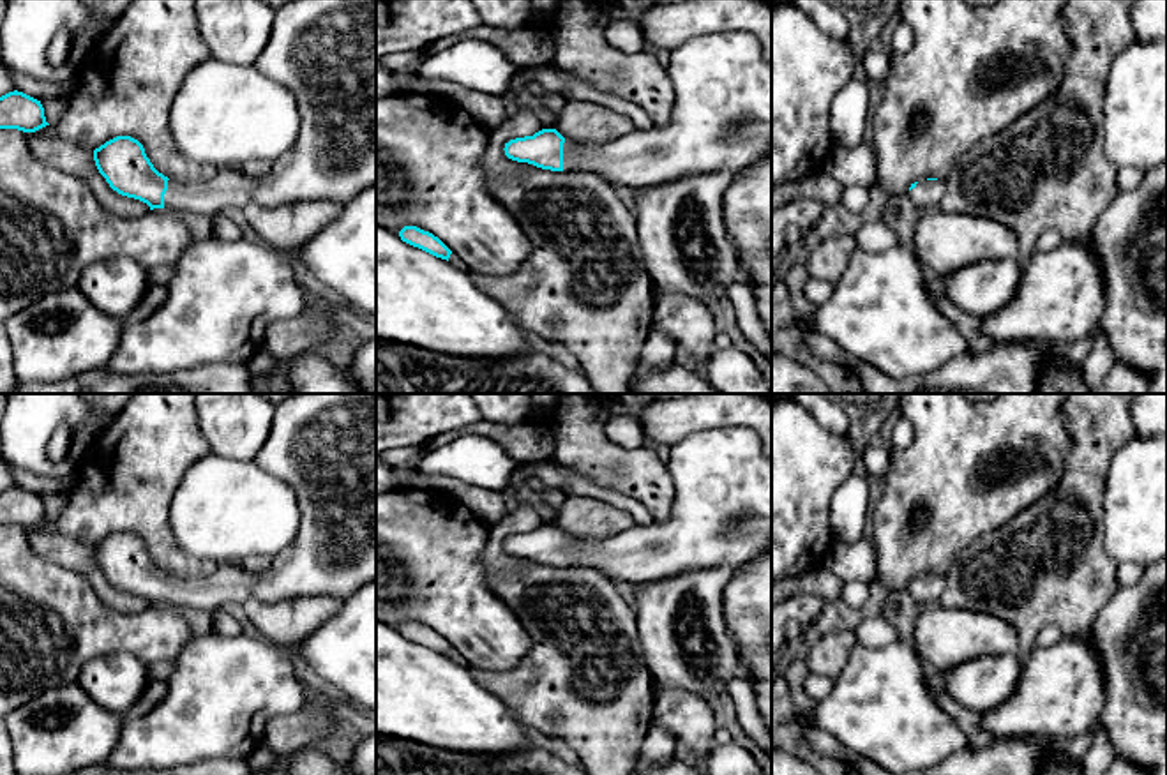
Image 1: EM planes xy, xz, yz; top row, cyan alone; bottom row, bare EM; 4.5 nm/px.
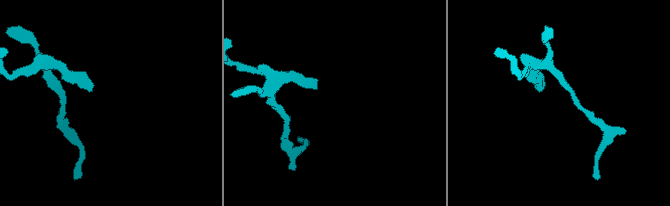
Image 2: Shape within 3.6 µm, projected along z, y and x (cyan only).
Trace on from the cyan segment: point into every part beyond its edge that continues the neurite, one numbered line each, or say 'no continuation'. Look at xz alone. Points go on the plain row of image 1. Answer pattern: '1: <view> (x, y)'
1: xz (722, 518)

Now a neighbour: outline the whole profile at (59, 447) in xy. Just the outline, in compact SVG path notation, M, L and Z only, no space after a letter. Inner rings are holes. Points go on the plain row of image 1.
M65 424L58 425L46 445L46 455L51 461L64 461L72 448L72 433Z

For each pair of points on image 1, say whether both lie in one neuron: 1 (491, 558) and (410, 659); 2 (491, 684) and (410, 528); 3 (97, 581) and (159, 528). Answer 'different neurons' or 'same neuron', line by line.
1: different neurons
2: different neurons
3: different neurons

